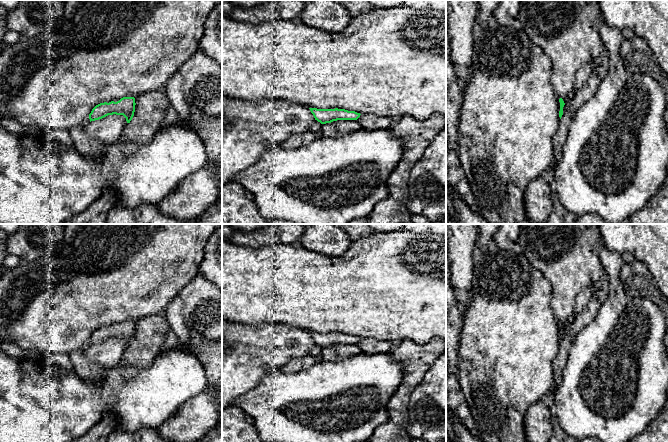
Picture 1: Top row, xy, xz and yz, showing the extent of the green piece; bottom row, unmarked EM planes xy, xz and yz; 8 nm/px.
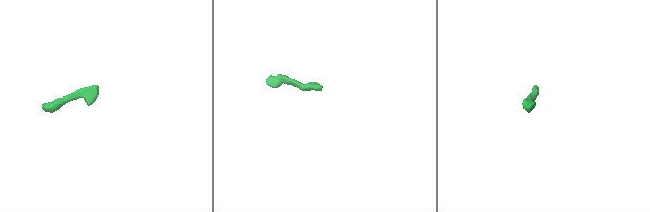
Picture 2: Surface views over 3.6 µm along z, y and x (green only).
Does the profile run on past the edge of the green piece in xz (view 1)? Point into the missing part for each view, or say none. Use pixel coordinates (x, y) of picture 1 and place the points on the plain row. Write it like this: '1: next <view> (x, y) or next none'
1: next none

